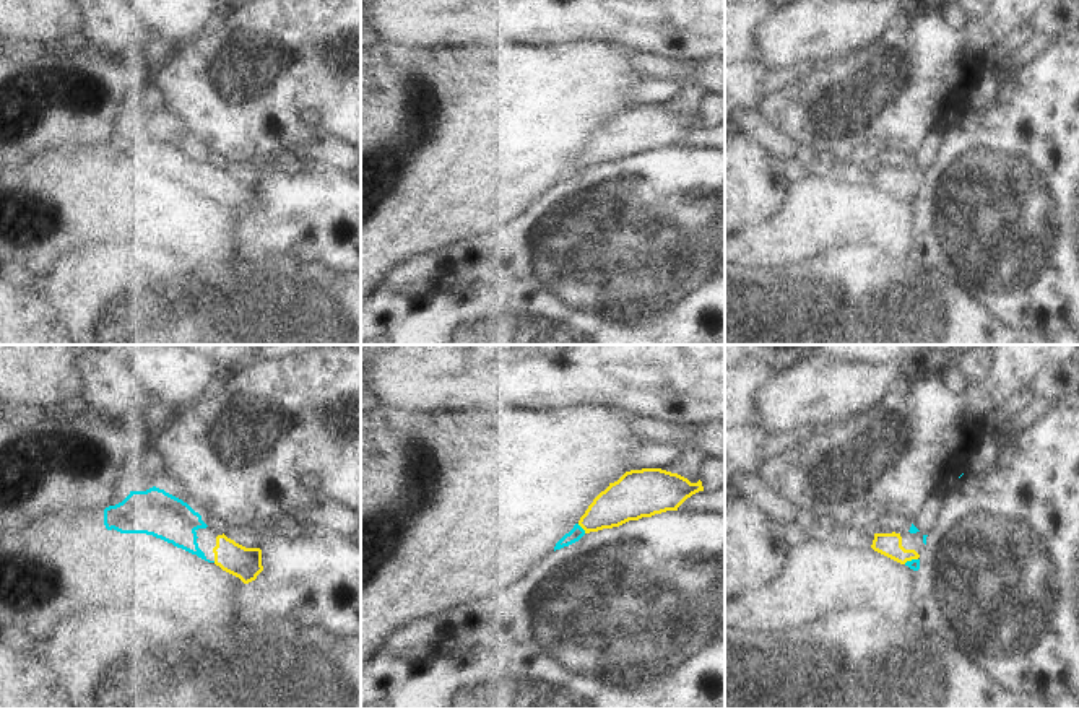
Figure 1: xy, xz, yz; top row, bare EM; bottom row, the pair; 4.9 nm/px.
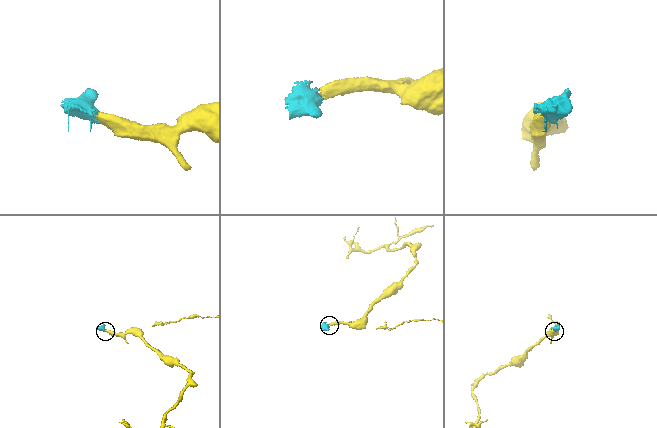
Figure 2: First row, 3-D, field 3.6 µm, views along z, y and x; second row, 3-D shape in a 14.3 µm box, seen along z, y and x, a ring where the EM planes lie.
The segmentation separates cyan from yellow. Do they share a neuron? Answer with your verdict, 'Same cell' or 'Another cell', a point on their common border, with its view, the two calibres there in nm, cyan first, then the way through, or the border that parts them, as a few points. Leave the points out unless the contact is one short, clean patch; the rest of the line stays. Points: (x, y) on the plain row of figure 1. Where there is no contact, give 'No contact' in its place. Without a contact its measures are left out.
Same cell. Touches cyan at xz (582, 165). Thickness 70 nm (cyan) against 200 nm. Path across: xz (577, 168), (582, 165), (621, 137).

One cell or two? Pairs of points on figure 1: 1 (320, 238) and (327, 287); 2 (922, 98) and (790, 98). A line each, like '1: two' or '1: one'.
1: two
2: one

